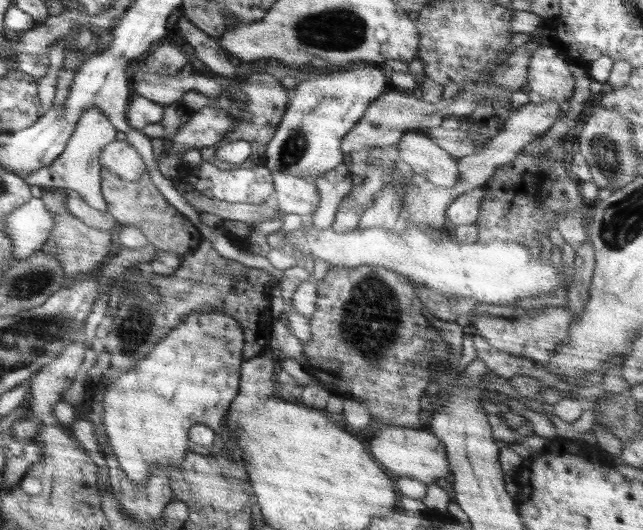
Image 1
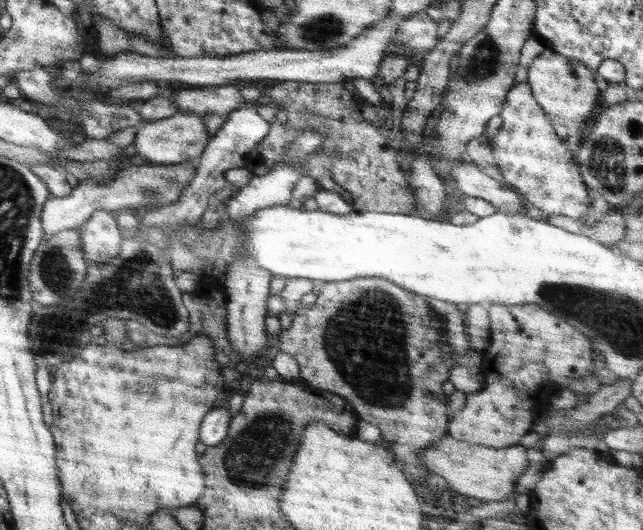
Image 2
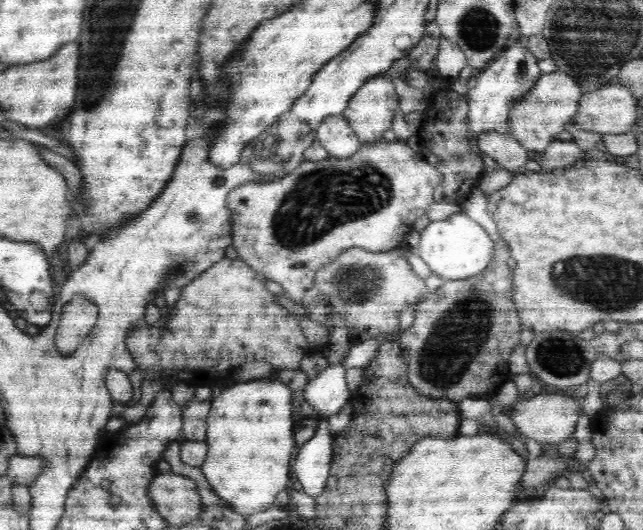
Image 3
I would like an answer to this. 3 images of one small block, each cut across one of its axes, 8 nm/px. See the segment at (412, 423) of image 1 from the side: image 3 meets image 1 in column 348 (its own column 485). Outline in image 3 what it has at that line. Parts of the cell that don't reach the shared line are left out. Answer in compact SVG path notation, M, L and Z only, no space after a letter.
M502 238L495 242L494 249L492 260L484 272L467 280L448 280L426 300L416 304L412 326L400 332L398 343L408 369L407 375L411 386L420 395L437 400L454 400L454 404L459 404L468 397L492 398L497 389L510 380L508 358L521 342L522 321L512 300L512 271L506 265L511 257L510 249Z

